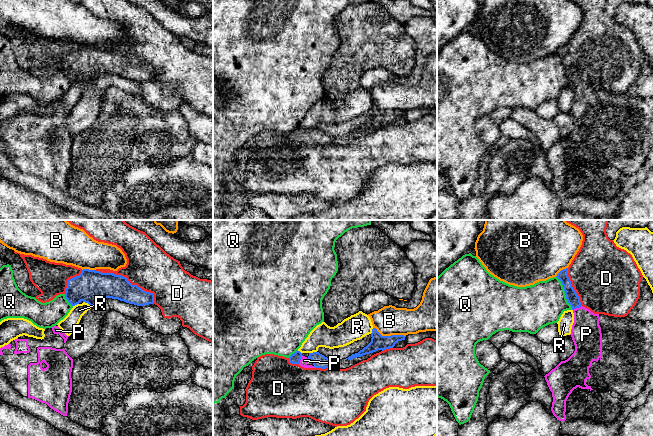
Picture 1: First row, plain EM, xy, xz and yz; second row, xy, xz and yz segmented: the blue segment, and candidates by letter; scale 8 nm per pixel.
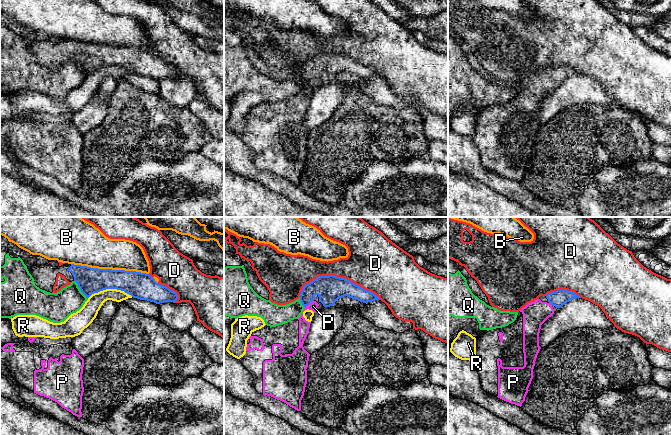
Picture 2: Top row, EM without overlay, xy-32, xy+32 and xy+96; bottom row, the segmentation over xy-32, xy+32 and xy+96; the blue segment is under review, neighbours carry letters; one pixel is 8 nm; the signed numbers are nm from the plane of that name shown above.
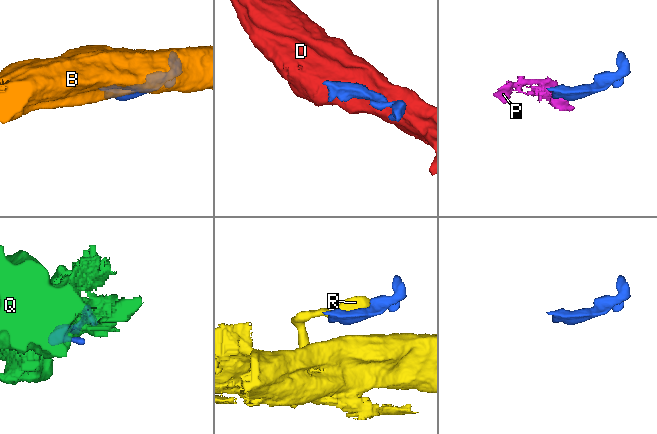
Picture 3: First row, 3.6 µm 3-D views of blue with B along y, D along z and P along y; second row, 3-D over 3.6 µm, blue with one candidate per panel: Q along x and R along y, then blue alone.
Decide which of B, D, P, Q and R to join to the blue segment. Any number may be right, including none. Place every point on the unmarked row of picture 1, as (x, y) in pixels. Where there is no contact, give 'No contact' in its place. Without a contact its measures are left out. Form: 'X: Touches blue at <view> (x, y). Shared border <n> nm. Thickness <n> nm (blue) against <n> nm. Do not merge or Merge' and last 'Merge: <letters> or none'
B: Touches blue at xz (389, 112). Shared border 280 nm. Thickness 130 nm (blue) against 240 nm. Do not merge
D: Touches blue at xy (127, 56). Shared border 550 nm. Thickness 220 nm (blue) against 360 nm. Do not merge
P: Touches blue at xz (300, 135). Shared border 80 nm. Thickness 90 nm (blue) against 60 nm. Merge
Q: Touches blue at yz (565, 69). Shared border 300 nm. Thickness 100 nm (blue) against 340 nm. Do not merge
R: Touches blue at xy (87, 78). Shared border 90 nm. Thickness 260 nm (blue) against 120 nm. Do not merge
Merge: P

